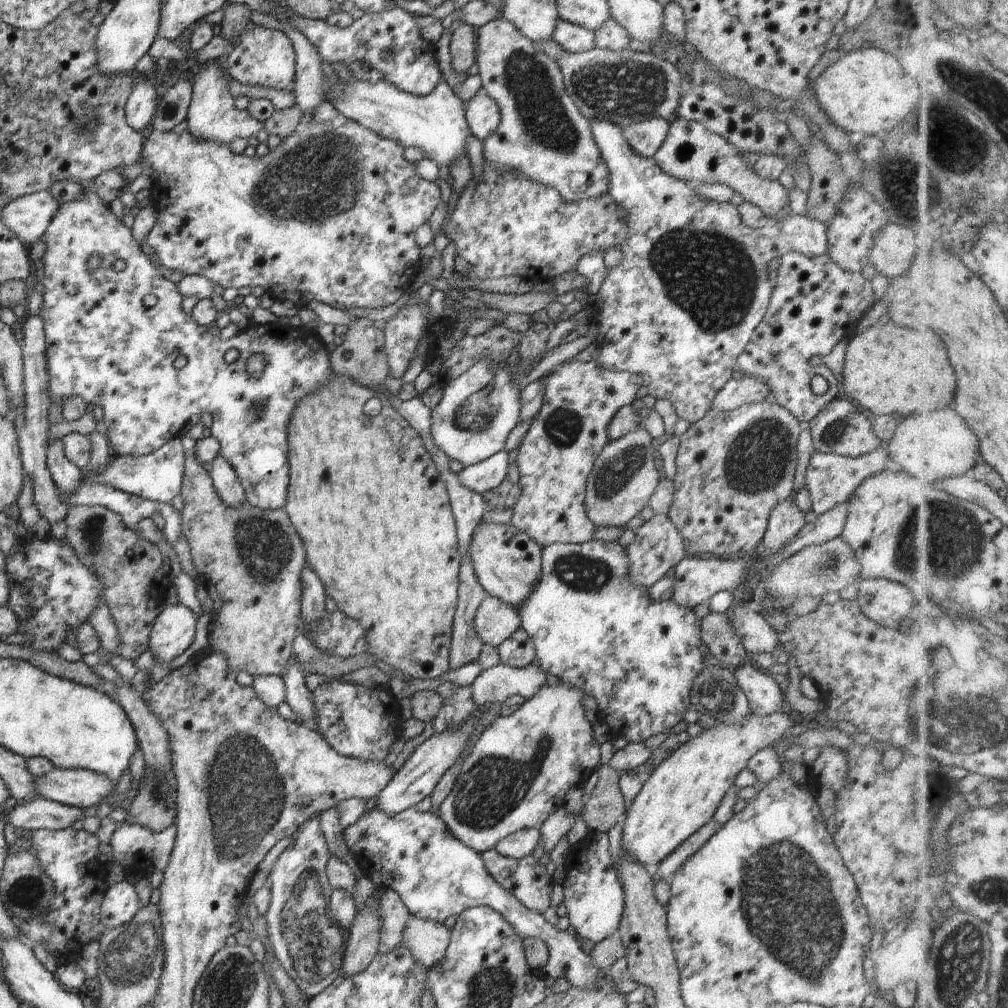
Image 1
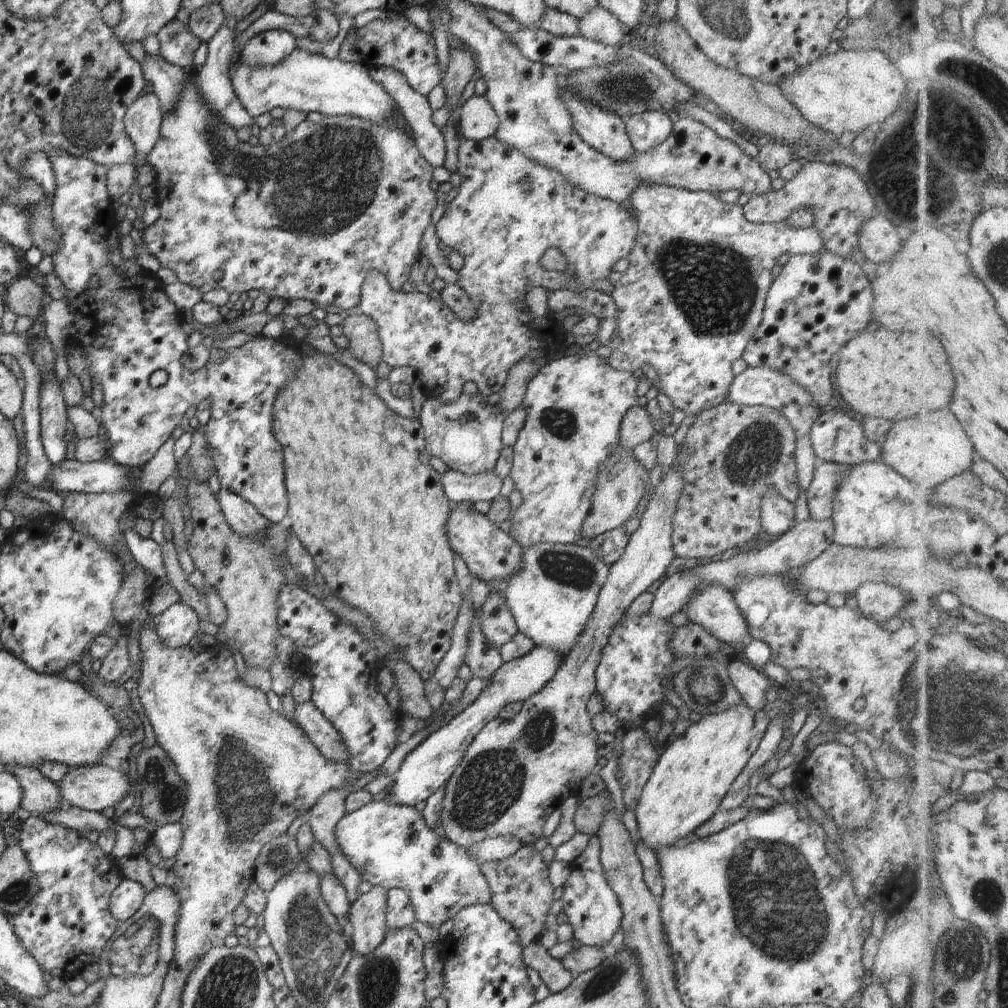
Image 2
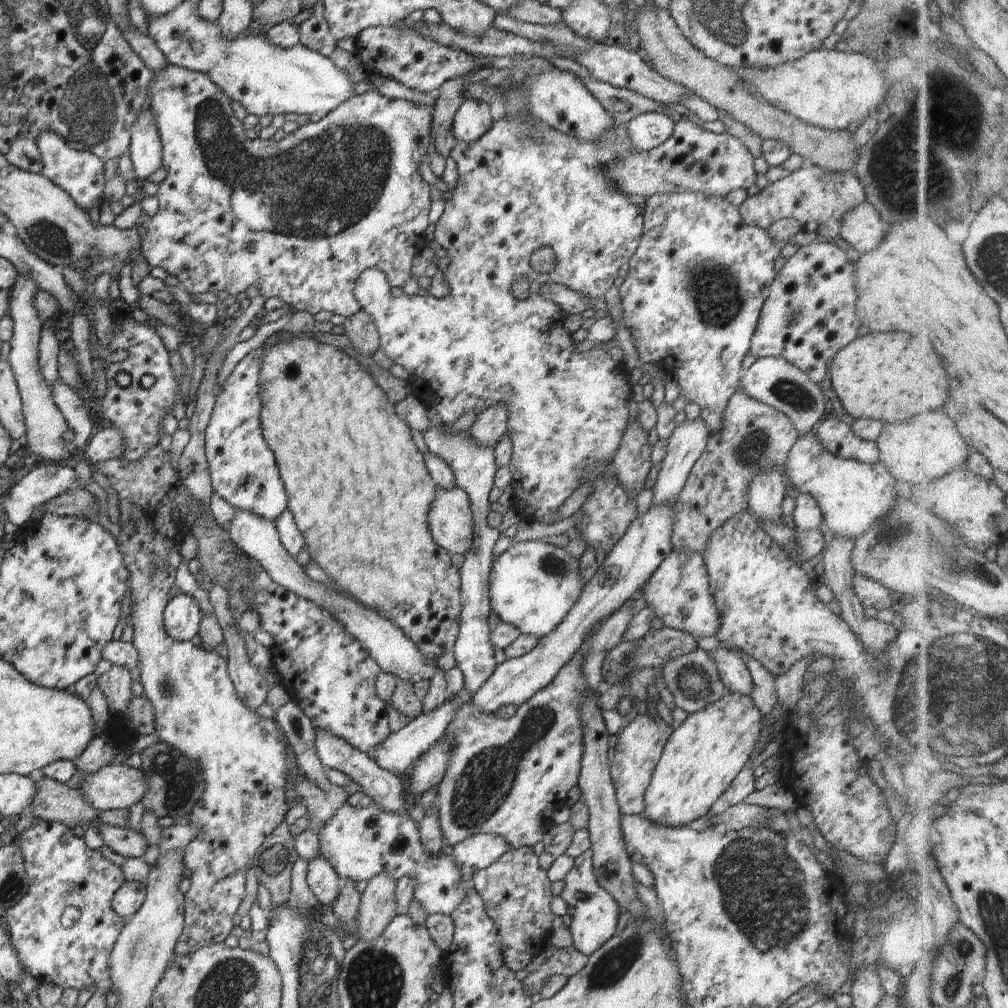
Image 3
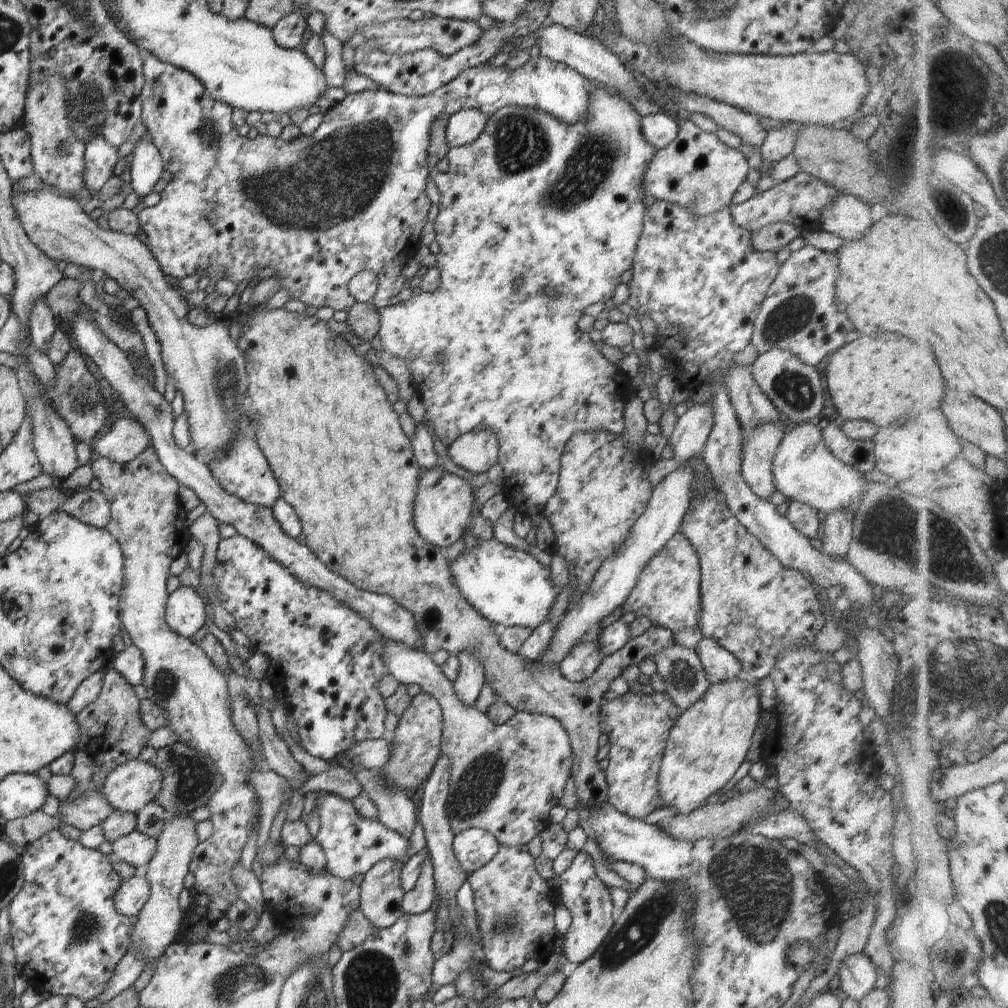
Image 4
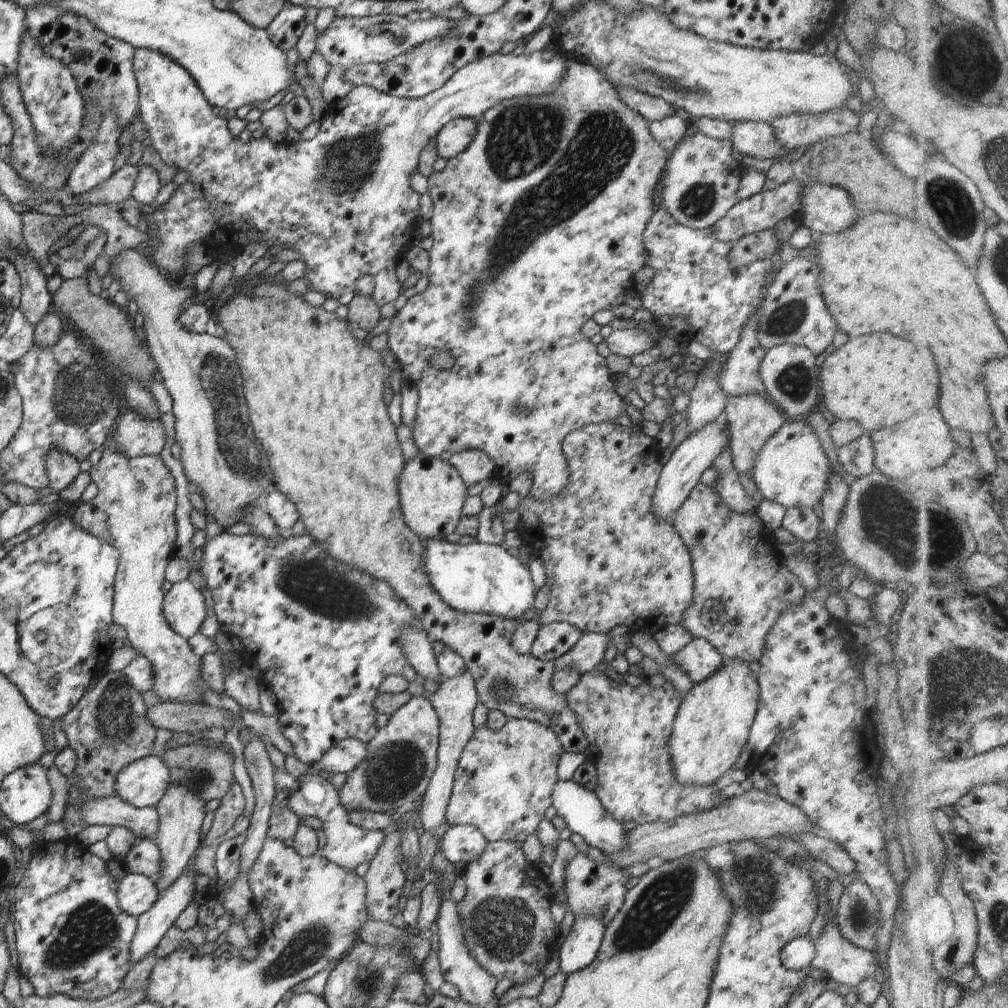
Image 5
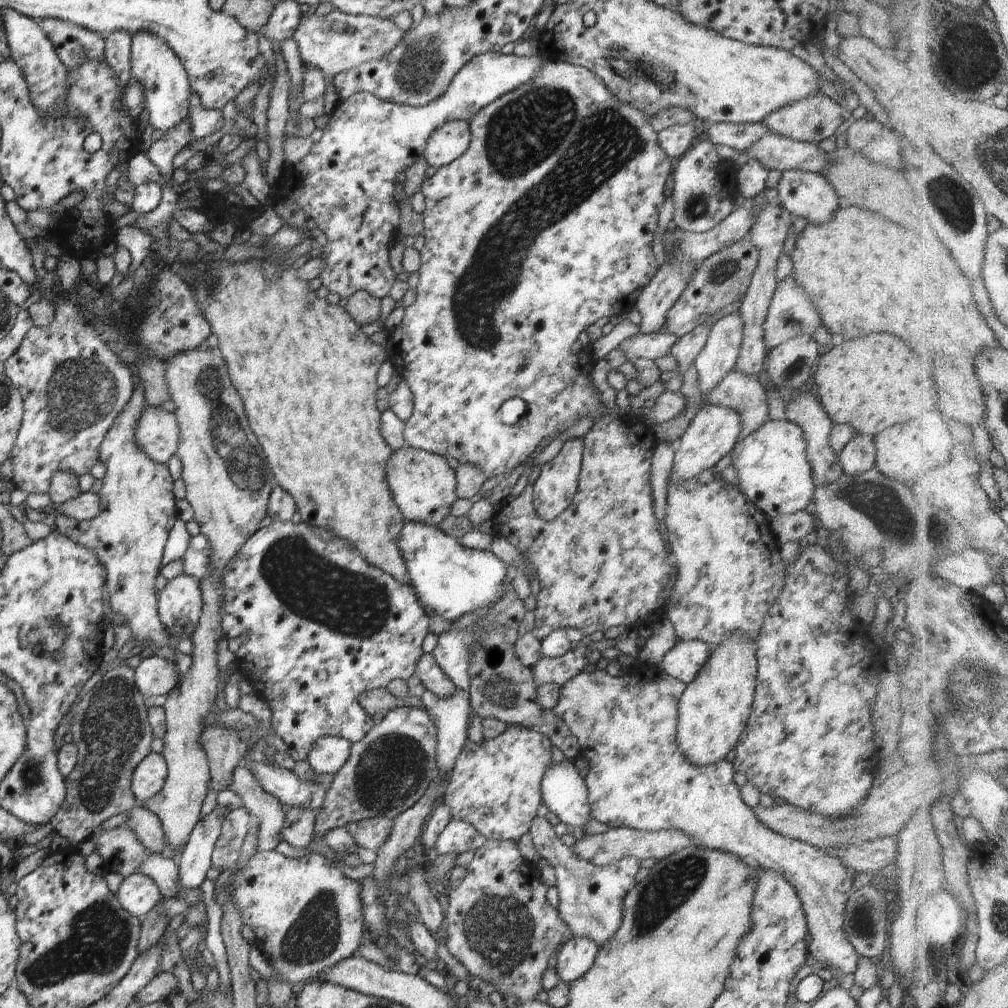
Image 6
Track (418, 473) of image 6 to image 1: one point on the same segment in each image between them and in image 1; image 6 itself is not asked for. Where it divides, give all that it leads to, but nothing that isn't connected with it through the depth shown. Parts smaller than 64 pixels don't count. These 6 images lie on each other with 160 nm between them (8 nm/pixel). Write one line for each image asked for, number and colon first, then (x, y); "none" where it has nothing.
1: (508, 563)
2: (491, 554)
3: (450, 520)
4: (443, 506)
5: (432, 493)

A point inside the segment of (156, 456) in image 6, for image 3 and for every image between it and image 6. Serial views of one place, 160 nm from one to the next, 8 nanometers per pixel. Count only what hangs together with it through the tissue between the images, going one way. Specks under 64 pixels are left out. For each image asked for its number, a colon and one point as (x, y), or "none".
3: (106, 444)
4: (125, 440)
5: (135, 435)

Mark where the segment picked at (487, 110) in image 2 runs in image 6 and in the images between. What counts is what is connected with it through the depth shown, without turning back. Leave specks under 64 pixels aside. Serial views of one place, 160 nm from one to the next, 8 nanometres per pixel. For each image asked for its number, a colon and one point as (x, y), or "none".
3: (472, 119)
4: (465, 126)
5: (456, 136)
6: (449, 141)

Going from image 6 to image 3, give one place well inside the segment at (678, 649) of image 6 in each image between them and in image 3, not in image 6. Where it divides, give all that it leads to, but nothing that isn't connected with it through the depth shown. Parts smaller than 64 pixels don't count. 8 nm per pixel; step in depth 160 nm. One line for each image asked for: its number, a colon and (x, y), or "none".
3: (732, 670)
4: (720, 665)
5: (698, 659)

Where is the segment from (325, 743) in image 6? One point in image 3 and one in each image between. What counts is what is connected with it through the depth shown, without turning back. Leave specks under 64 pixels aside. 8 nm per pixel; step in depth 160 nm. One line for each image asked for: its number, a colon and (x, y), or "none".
3: (400, 749)
4: (374, 753)
5: (341, 758)

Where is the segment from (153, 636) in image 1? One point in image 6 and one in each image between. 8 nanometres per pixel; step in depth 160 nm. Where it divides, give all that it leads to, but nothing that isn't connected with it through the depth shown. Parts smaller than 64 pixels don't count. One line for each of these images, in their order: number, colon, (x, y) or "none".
2: (178, 625)
3: (182, 616)
4: (185, 614)
5: (184, 607)
6: (180, 602)

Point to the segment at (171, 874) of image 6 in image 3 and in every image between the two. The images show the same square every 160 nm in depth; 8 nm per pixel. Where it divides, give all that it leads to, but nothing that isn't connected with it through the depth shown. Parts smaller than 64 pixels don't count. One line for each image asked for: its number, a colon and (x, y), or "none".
3: (129, 843)
4: (137, 849)
5: (144, 858)

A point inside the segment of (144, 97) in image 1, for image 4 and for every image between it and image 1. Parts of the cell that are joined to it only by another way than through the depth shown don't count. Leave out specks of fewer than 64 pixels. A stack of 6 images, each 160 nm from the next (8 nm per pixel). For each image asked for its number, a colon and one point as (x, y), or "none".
2: (143, 119)
3: (146, 152)
4: (147, 166)

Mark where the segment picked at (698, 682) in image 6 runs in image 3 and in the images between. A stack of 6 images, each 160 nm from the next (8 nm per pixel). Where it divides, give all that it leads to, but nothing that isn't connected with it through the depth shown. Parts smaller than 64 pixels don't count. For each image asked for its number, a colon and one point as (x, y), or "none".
3: (704, 753)
4: (708, 743)
5: (712, 724)

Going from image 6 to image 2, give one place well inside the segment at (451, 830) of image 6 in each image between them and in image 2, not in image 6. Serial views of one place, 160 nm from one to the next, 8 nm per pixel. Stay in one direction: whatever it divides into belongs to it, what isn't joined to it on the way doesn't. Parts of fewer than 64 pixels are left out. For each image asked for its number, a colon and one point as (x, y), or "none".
2: (495, 849)
3: (477, 852)
4: (473, 848)
5: (462, 843)

